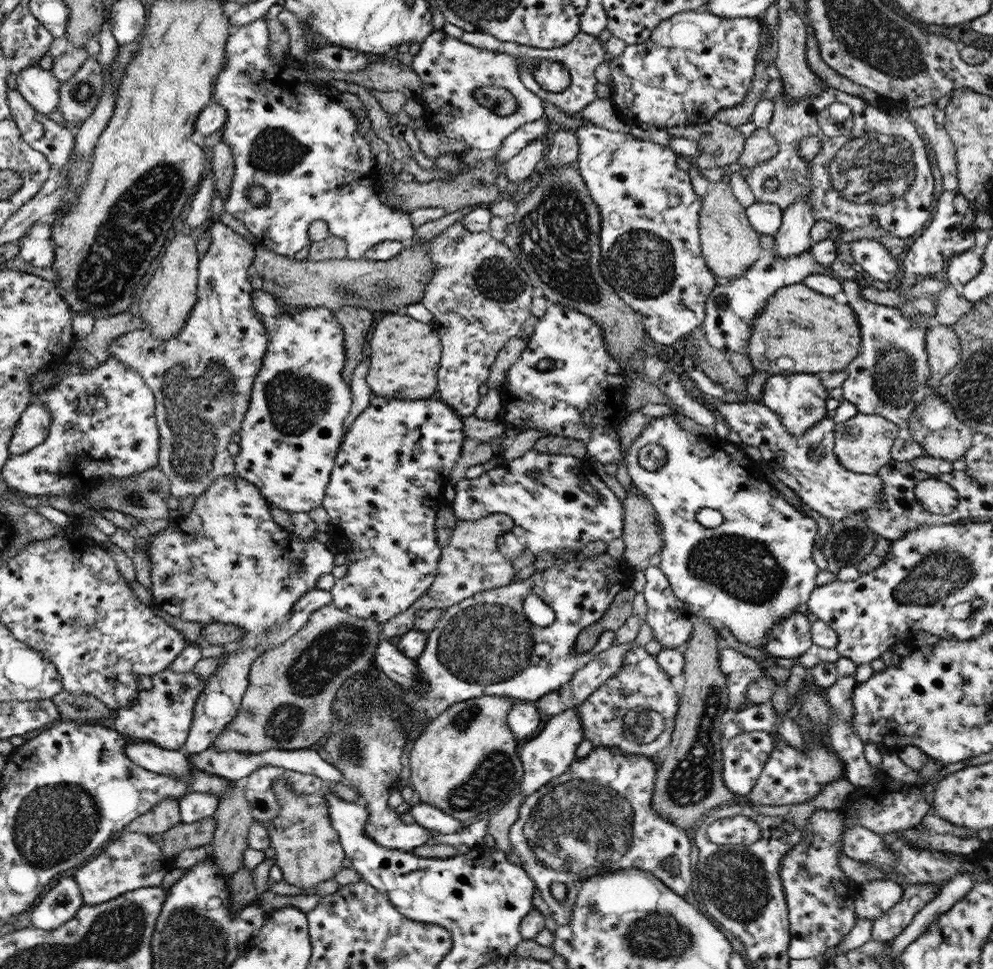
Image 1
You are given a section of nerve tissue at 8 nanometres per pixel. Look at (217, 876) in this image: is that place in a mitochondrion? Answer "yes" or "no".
no

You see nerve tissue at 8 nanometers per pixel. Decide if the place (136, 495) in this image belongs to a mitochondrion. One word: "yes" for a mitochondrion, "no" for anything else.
yes

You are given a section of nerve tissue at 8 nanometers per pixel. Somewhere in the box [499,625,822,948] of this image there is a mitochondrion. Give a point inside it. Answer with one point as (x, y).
(583, 825)

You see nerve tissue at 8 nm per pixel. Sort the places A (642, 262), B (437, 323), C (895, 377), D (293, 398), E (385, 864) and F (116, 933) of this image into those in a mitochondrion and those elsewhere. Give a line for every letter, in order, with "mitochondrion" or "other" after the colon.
A: mitochondrion
B: other
C: mitochondrion
D: mitochondrion
E: other
F: mitochondrion

